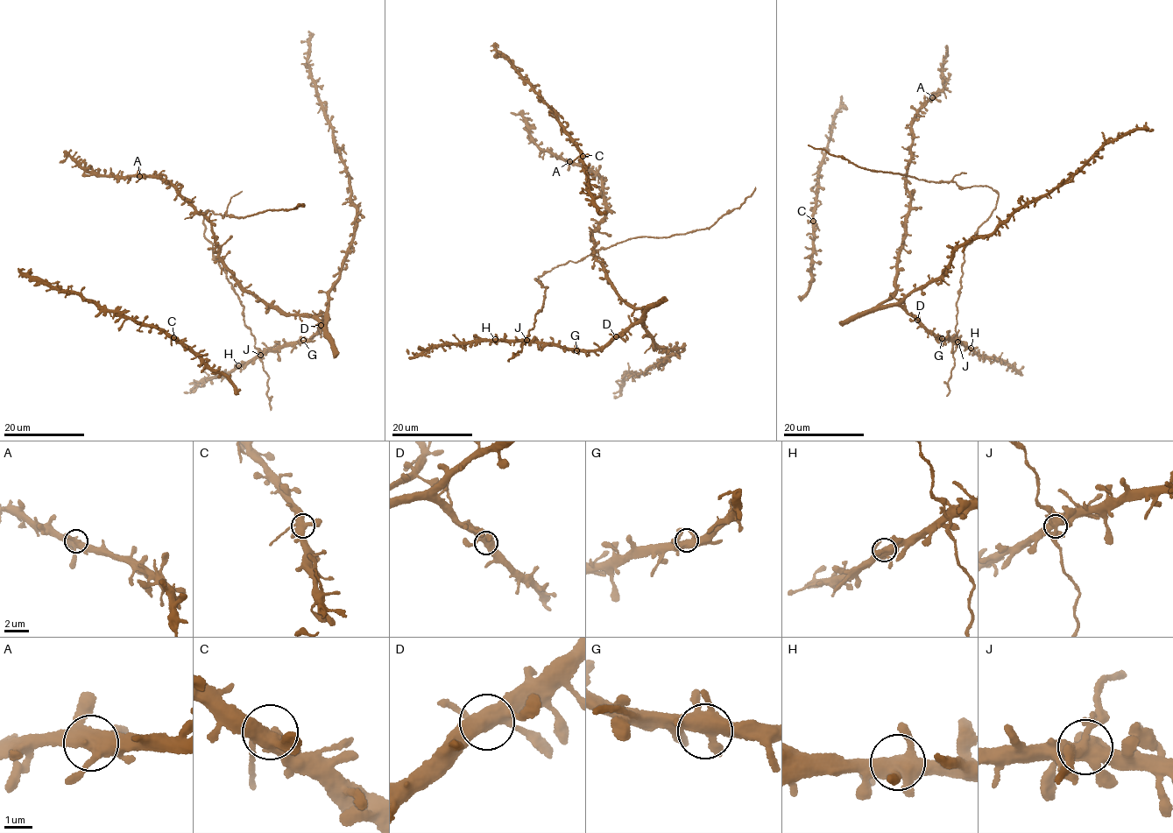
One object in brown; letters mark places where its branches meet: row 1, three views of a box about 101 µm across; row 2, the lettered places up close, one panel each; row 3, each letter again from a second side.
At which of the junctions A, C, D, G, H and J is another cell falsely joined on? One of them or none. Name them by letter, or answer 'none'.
none

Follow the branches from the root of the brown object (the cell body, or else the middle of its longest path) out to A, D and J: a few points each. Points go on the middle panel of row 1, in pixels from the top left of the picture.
A: (575, 349), (598, 349), (637, 323), (594, 251), (592, 232), (609, 211), (601, 180), (569, 161)
D: (575, 349), (598, 349), (616, 336)
J: (575, 349), (526, 340)

